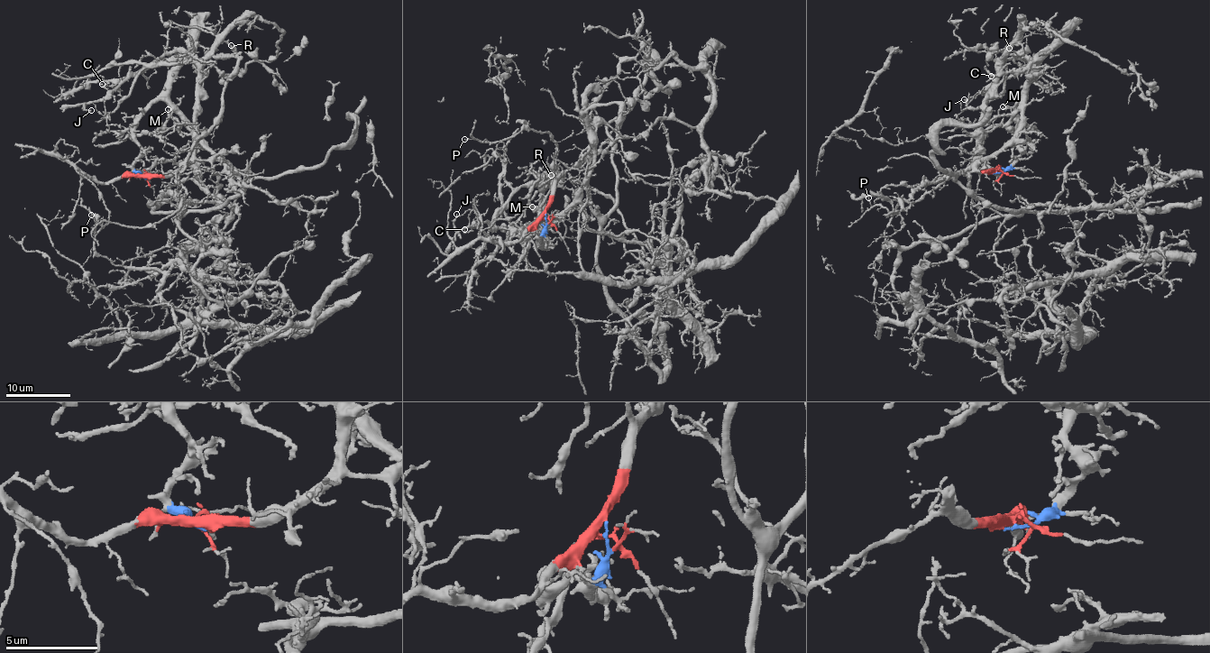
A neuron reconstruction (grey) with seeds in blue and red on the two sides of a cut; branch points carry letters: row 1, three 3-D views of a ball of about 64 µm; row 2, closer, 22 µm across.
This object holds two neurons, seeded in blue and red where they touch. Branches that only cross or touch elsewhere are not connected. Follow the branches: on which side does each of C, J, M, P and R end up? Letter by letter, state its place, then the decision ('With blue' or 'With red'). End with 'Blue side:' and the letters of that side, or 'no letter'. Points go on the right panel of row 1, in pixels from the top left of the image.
C: Place: (991, 76). With blue
J: Place: (964, 99). With blue
M: Place: (1003, 106). With blue
P: Place: (868, 197). With red
R: Place: (1009, 48). With red
Blue side: C, J, M

